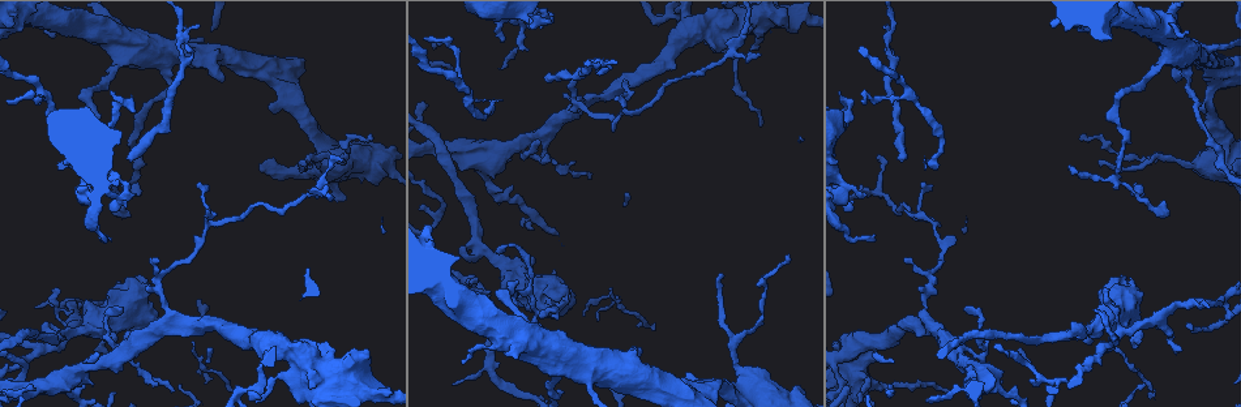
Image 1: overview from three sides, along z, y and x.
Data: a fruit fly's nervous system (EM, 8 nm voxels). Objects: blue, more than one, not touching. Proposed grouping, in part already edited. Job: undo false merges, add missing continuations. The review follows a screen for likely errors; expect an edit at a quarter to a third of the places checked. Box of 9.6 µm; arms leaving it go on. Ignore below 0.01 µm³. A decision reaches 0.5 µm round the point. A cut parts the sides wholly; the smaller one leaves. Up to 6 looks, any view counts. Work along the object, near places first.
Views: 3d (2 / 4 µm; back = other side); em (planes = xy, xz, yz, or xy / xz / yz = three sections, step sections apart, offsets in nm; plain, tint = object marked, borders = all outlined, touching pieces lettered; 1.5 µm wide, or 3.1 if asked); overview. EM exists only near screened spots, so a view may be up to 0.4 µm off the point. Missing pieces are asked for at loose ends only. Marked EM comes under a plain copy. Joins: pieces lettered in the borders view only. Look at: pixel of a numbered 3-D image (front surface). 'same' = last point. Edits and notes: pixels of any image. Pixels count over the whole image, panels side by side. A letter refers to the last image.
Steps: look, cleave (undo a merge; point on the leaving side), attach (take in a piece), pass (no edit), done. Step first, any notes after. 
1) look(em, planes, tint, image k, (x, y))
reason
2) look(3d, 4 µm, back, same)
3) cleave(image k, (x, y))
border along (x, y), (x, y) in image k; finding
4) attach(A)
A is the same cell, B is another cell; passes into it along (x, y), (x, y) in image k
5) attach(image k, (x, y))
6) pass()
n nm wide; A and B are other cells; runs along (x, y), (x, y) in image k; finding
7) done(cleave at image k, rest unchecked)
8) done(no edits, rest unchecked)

look(em, planes, tint, image 1, (95, 230))
thick turns thin

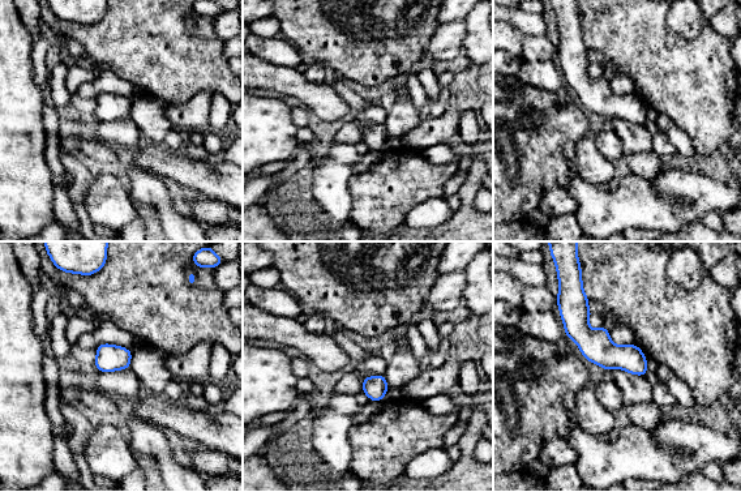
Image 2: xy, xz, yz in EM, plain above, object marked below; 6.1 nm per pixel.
look(em, planes, borders, same)
what lies round it

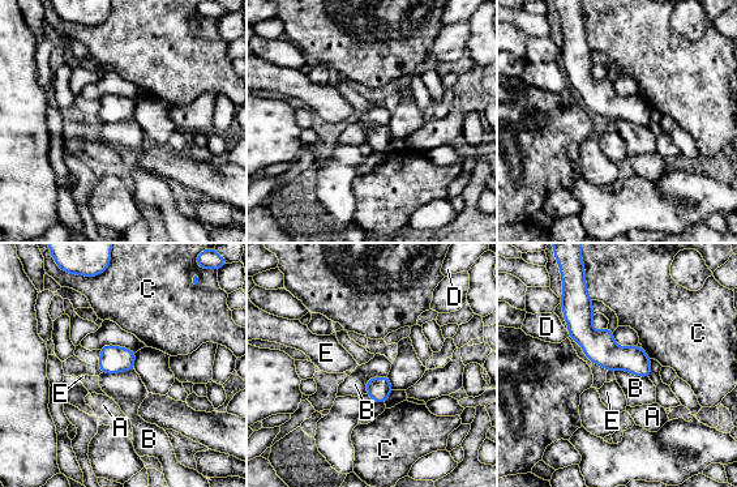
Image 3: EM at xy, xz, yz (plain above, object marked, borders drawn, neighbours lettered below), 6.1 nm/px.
pass()
B touches over 220 nm; A, B, C, D and E are other cells; one neuron here

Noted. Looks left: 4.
look(em, planes, borders, image 1, (170, 322))
branch point

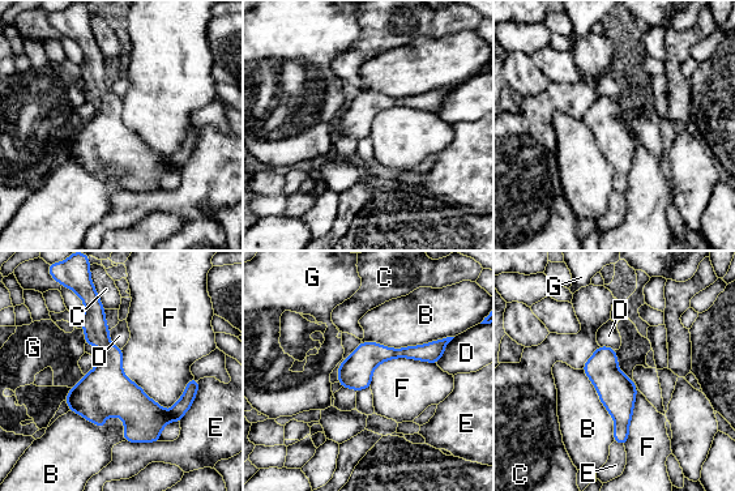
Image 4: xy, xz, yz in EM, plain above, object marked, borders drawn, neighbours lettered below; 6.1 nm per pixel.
pass()
B, C, D, E, F and G are other cells; runs along (437, 349), (375, 353), (342, 380) in image 4; continuous, no second neuron

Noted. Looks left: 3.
look(em, planes, borders, image 1, (45, 326))
branch stops here

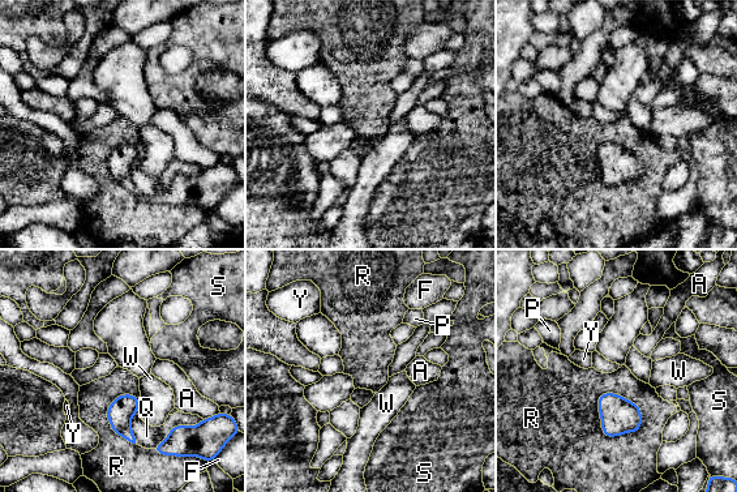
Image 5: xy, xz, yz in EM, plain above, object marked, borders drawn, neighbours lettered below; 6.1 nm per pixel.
pass()
A, F, P, Q, R, S, W and Y are other cells; border along (601, 393), (631, 401), (641, 428) in image 5; none of them fits

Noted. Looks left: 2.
done(no edits, rest unchecked)

